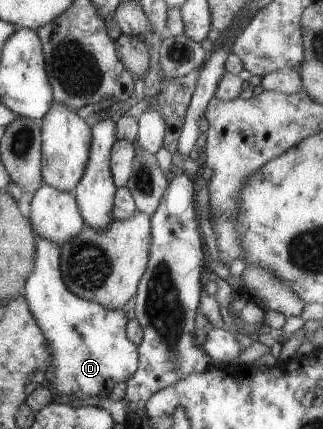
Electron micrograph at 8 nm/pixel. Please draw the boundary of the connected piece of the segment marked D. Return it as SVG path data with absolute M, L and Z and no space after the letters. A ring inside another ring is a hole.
M34 236L32 268L21 294L40 328L48 349L53 352L45 370L45 384L58 394L77 398L108 397L115 382L126 380L138 363L136 346L126 337L127 318L122 309L109 310L75 296L63 282L60 250L47 239Z

